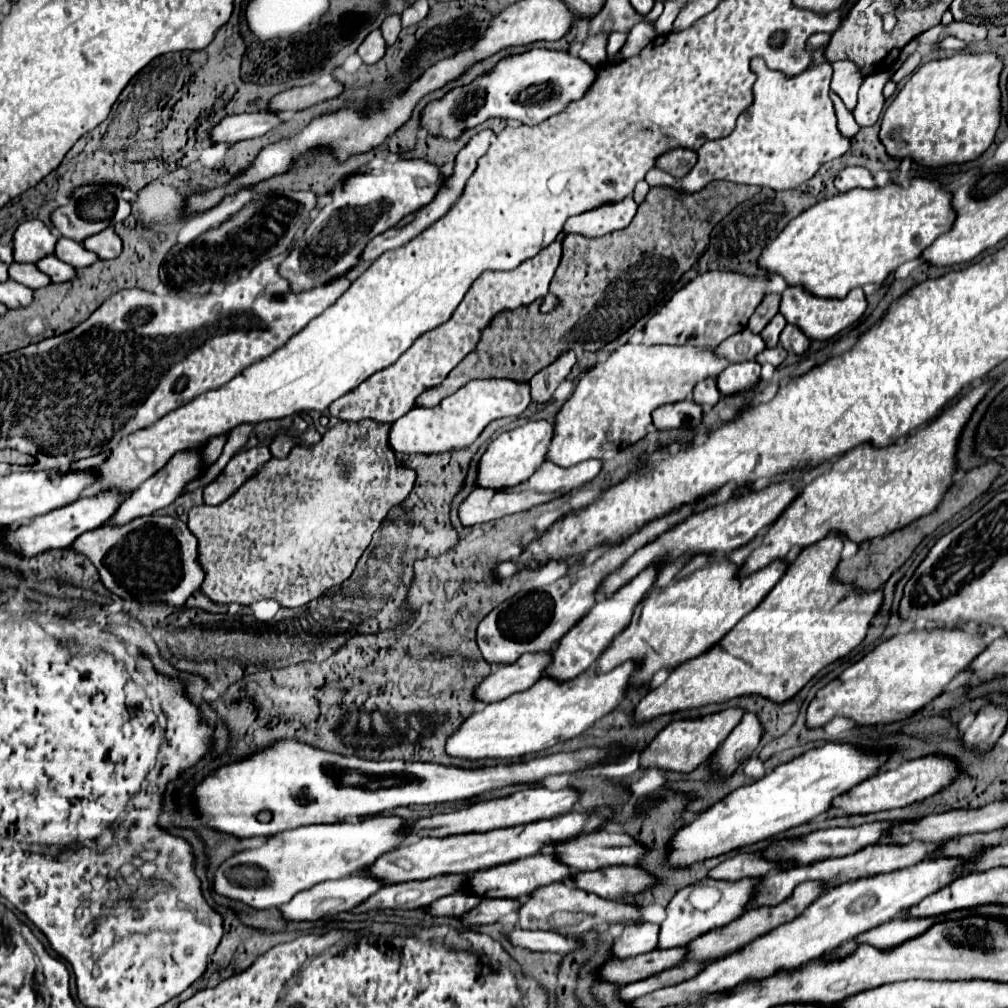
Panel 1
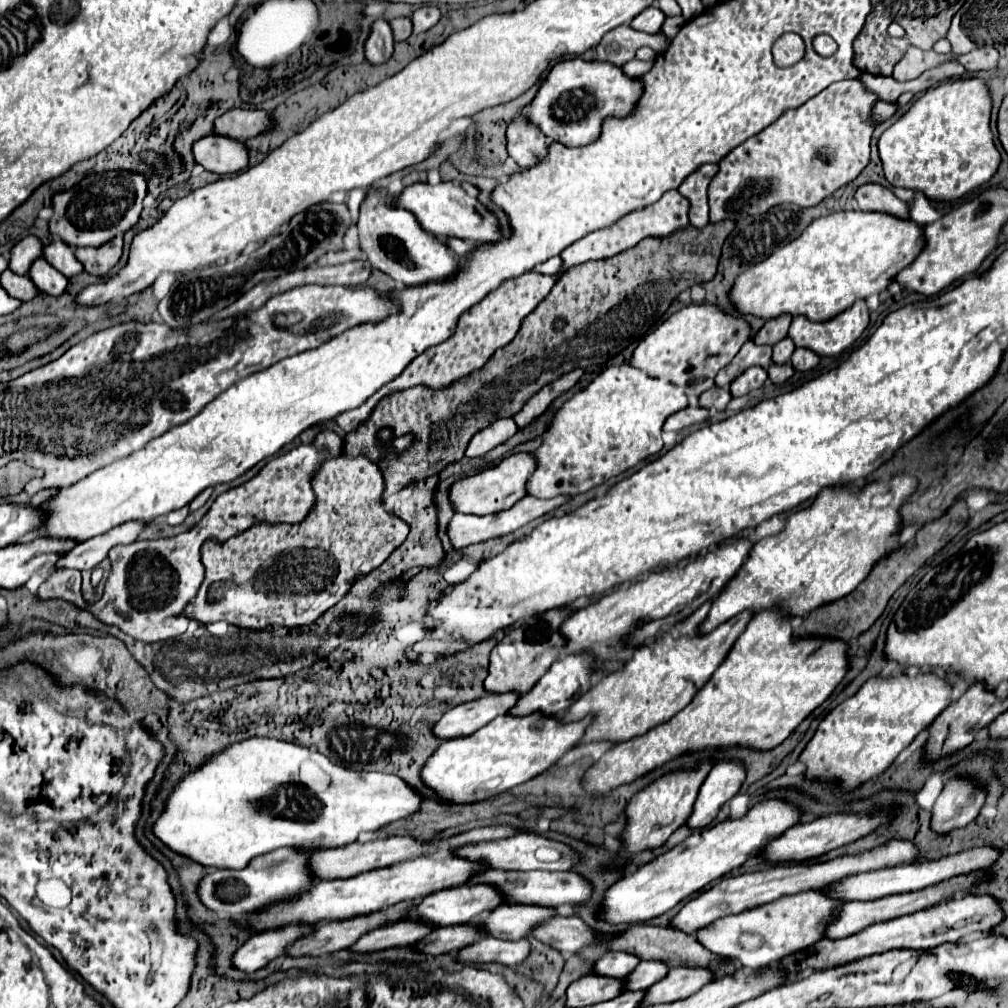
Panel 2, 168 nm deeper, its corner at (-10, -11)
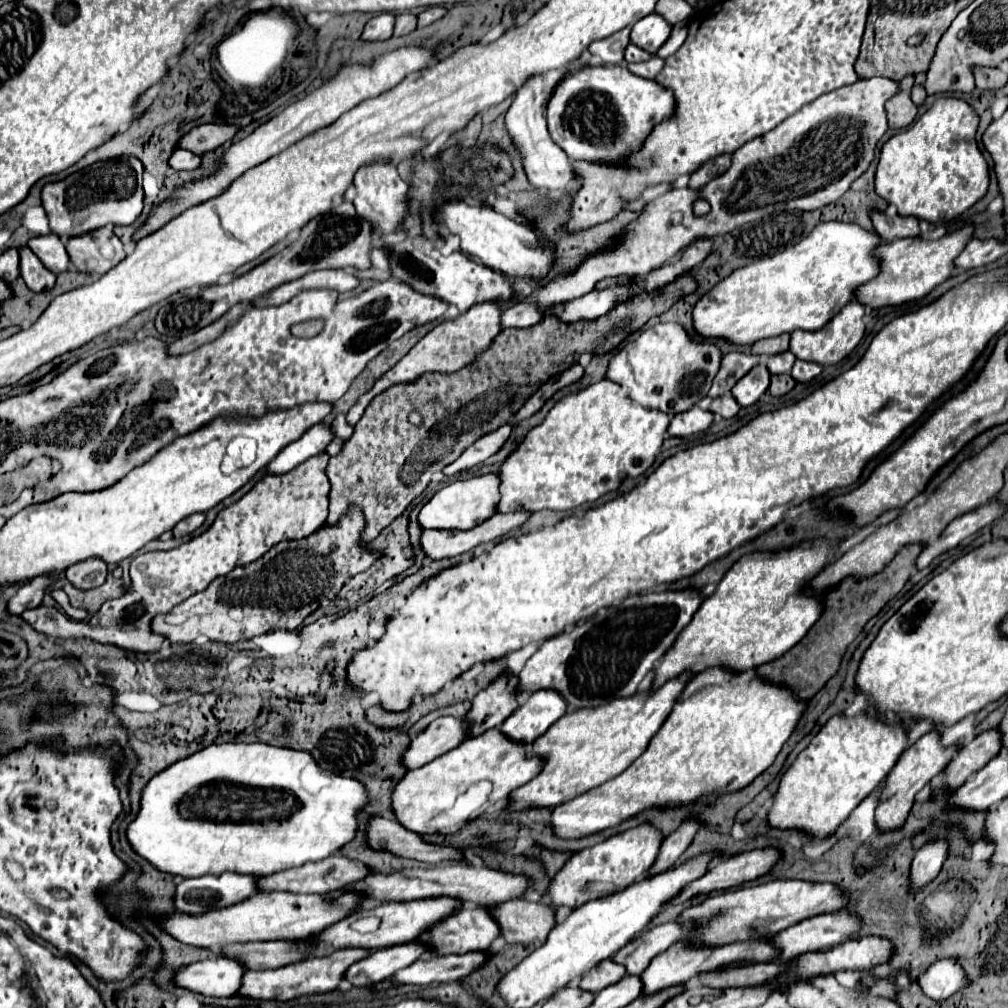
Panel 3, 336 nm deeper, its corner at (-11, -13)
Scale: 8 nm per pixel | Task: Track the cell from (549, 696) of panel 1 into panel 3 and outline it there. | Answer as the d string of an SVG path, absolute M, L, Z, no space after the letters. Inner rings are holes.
M494 727L494 729L488 729L486 733L482 733L480 737L472 737L468 741L464 741L464 745L458 745L456 749L436 757L434 761L408 771L406 777L402 777L402 781L396 785L396 791L392 795L392 809L396 813L398 823L410 831L416 831L418 835L456 833L466 821L476 819L488 807L506 799L514 789L526 785L542 769L544 769L542 757L536 757L536 755L528 757L528 745L508 739L498 727Z

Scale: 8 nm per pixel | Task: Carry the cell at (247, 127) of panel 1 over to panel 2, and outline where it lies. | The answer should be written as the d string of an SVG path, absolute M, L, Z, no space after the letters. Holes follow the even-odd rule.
M207 135L193 143L193 159L205 171L227 175L247 167L247 147L221 135Z

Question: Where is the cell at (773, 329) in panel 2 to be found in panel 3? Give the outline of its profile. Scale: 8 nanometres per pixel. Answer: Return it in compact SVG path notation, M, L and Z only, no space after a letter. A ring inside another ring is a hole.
M782 333L776 337L768 337L768 339L760 339L752 345L752 353L754 355L774 355L774 353L782 353L788 349L788 341L790 335Z

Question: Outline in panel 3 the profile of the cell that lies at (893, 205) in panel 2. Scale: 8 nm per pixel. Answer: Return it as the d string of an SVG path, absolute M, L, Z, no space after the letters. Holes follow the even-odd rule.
M872 211L870 219L872 219L872 225L874 225L876 233L880 233L880 237L884 241L888 241L888 243L904 239L904 237L918 237L920 235L916 217L900 217L900 215L896 215L894 219L890 219L882 211Z

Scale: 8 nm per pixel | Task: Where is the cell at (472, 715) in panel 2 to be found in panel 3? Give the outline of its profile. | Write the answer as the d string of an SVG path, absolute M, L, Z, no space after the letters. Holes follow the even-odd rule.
M438 717L432 721L424 733L412 739L408 753L404 755L404 765L408 769L418 769L432 759L440 757L444 751L458 747L468 737L470 721L456 717Z

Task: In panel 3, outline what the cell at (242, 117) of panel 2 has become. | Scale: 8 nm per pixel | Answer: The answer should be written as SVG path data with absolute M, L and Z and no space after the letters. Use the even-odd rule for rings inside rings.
M218 123L198 125L180 139L178 147L188 149L196 155L202 155L202 153L218 149L220 145L230 141L238 131L240 131L238 125L226 125L226 123L222 123L222 125L218 125Z

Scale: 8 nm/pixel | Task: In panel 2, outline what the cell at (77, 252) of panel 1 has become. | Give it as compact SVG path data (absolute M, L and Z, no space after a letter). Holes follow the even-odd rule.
M53 239L49 245L43 247L43 257L65 277L73 277L79 271L83 271L83 265L75 259L73 249L63 243L61 239Z

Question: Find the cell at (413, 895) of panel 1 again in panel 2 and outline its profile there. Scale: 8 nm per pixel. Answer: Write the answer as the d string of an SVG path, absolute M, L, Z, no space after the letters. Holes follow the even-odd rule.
M407 901L407 903L399 903L387 911L379 911L375 915L359 915L347 921L333 921L333 923L321 923L321 927L317 927L313 933L299 937L295 943L291 943L291 949L285 951L285 955L289 957L319 957L325 953L333 953L339 949L349 947L351 943L355 943L363 933L377 929L379 925L391 923L395 919L399 919L399 915L403 915L401 911L405 907L411 907L413 903L419 901Z

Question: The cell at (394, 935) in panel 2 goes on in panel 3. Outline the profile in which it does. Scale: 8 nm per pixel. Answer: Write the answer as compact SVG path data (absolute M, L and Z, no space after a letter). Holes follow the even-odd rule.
M336 949L330 955L324 957L310 957L306 961L300 963L292 963L280 969L266 969L266 971L248 971L244 975L240 993L254 997L254 999L280 999L280 1001L288 1001L300 995L308 995L308 993L324 993L330 989L340 987L340 983L344 981L344 973L350 965L354 965L356 961L372 955L376 949Z

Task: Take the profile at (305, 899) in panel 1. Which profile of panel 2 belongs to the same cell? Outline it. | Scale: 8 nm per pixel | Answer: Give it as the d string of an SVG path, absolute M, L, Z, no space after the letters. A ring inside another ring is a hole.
M289 925L275 931L251 935L231 957L231 965L243 973L255 973L257 969L265 967L271 959L279 957L285 947L289 947L295 939L305 935L307 931L313 931L315 927L303 927L303 925Z

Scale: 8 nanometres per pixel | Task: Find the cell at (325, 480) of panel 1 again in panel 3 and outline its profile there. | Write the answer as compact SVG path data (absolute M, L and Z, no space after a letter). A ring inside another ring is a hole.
M352 505L338 523L322 525L300 541L280 541L250 565L240 565L216 577L204 591L194 593L170 613L156 615L152 631L166 635L170 643L192 643L200 635L210 641L236 643L270 629L298 629L320 603L332 601L338 595L348 577L366 571L382 557L380 551L372 551L362 541L364 527L362 509Z

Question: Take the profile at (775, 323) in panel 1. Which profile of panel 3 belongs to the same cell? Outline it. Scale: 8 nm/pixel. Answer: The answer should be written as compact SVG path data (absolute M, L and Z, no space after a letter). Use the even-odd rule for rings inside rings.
M786 351L786 353L776 353L776 355L770 355L770 357L766 359L766 367L770 369L772 375L774 375L774 373L790 373L794 361L796 361L796 357L794 357L790 351Z

